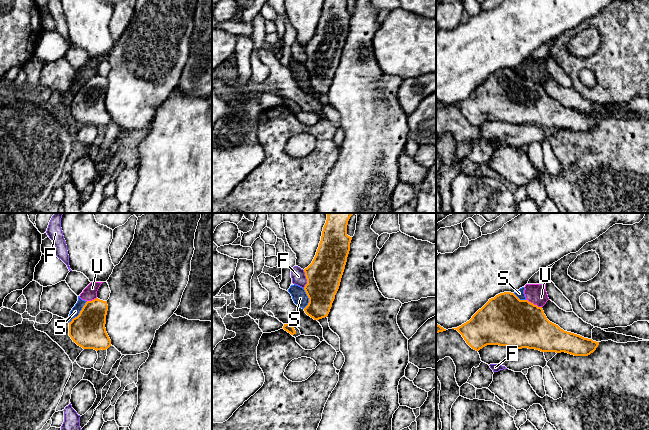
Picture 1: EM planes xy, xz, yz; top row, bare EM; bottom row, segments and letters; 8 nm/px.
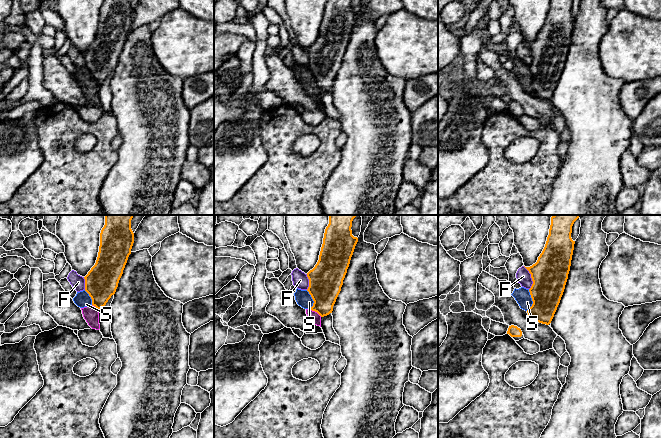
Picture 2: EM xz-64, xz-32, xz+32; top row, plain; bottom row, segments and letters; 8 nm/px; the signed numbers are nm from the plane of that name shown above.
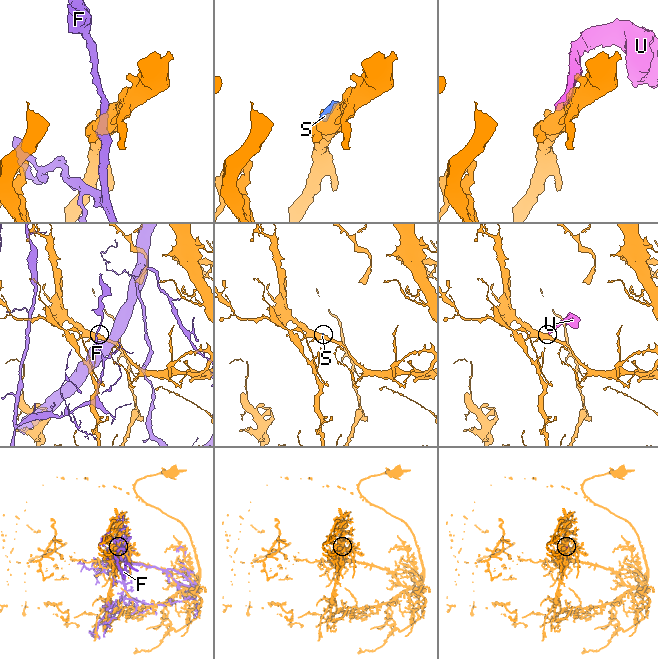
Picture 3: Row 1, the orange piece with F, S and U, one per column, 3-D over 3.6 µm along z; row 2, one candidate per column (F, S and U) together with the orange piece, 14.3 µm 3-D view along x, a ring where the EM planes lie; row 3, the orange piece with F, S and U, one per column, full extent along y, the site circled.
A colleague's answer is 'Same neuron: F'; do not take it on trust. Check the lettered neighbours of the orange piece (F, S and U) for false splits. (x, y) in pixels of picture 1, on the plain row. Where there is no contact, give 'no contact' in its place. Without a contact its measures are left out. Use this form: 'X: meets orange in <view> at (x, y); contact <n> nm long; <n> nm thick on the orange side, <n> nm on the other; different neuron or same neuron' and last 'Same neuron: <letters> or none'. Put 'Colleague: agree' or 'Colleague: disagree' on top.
Colleague: disagree
F: meets orange in xz at (306, 54); contact 140 nm long; 280 nm thick on the orange side, 110 nm on the other; different neuron
S: meets orange in xy at (79, 89); contact 240 nm long; 280 nm thick on the orange side, 70 nm on the other; different neuron
U: meets orange in yz at (533, 80); contact 140 nm long; 400 nm thick on the orange side, 160 nm on the other; different neuron
Same neuron: none

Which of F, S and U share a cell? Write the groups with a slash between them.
F / S U

